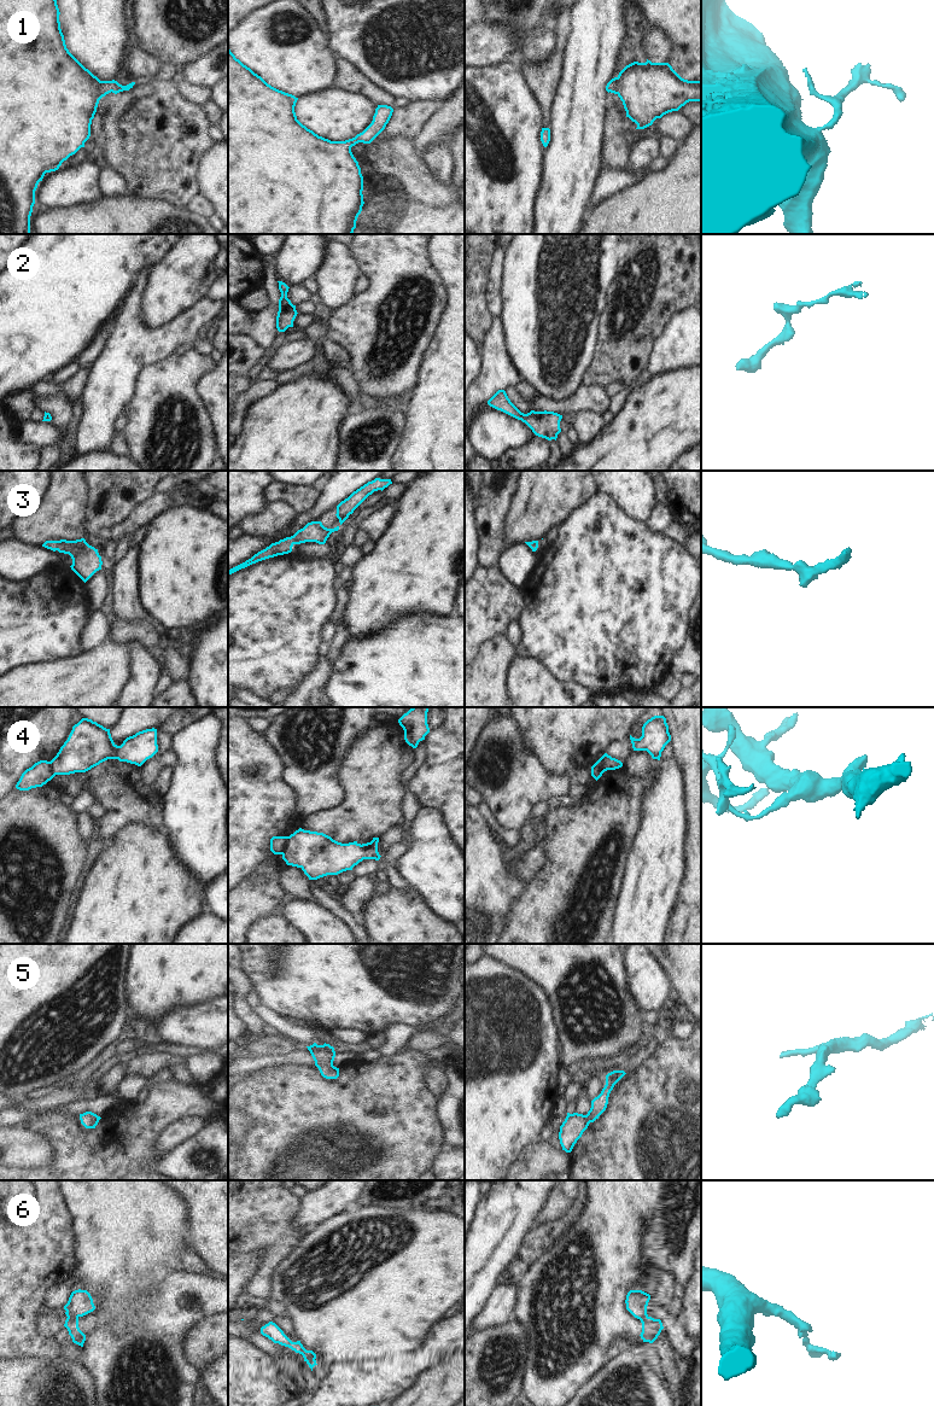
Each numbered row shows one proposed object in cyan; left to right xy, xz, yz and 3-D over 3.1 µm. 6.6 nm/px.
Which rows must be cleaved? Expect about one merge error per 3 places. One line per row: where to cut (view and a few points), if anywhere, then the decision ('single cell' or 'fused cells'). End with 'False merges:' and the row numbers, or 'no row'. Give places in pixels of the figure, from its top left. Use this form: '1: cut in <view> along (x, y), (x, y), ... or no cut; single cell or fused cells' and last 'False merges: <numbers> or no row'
1: no cut; single cell
2: no cut; single cell
3: no cut; single cell
4: cut in xz along (289, 836), (285, 850), (281, 853); fused cells
5: no cut; single cell
6: cut in xy along (77, 1317), (68, 1318); fused cells
False merges: 4, 6

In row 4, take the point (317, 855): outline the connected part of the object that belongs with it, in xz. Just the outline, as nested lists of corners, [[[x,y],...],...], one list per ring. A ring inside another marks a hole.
[[[299,828],[288,836],[282,859],[287,865],[300,868],[309,880],[338,875],[352,870],[363,859],[380,859],[379,838],[370,842],[342,844],[331,836]]]

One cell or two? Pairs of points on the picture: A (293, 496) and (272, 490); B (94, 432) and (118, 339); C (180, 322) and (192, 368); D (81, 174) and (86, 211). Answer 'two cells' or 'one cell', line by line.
A: one cell
B: one cell
C: two cells
D: two cells

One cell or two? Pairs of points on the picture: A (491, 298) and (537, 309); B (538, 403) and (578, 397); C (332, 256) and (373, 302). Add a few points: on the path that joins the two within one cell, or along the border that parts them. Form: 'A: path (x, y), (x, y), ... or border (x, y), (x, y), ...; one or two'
A: border (502, 272), (501, 314); two
B: path (548, 403), (568, 404); one
C: border (354, 258), (360, 273); two

